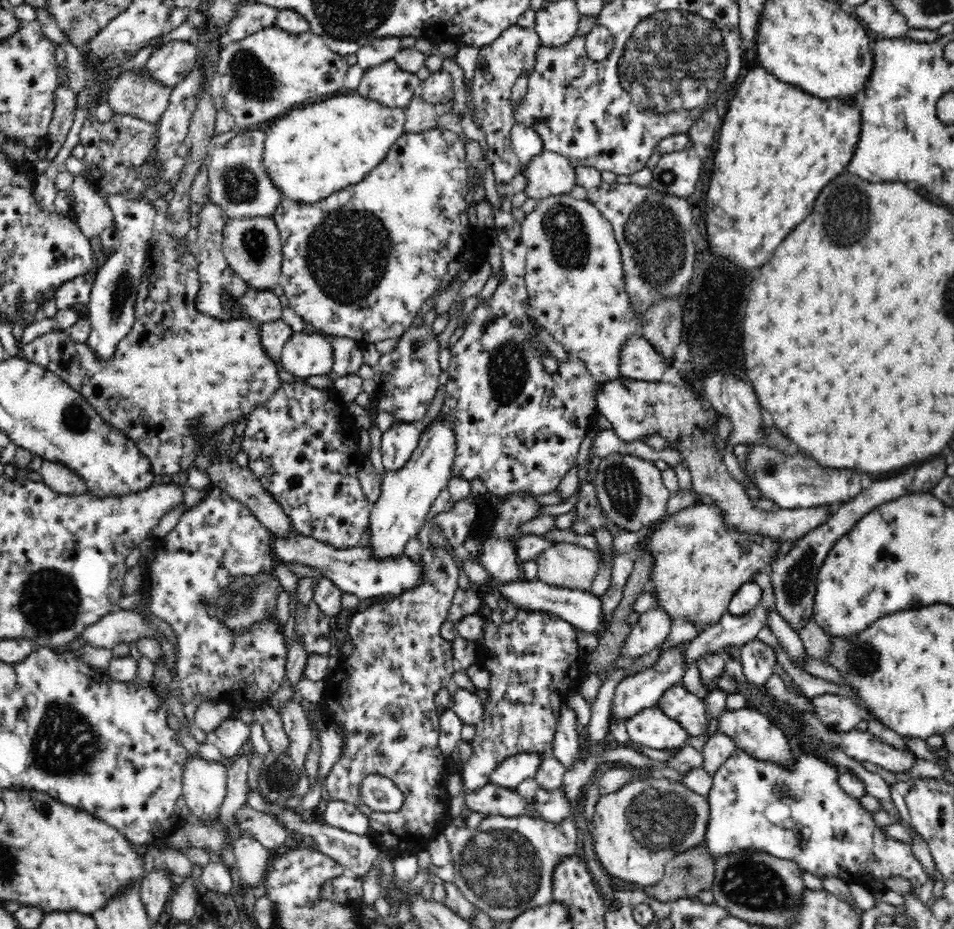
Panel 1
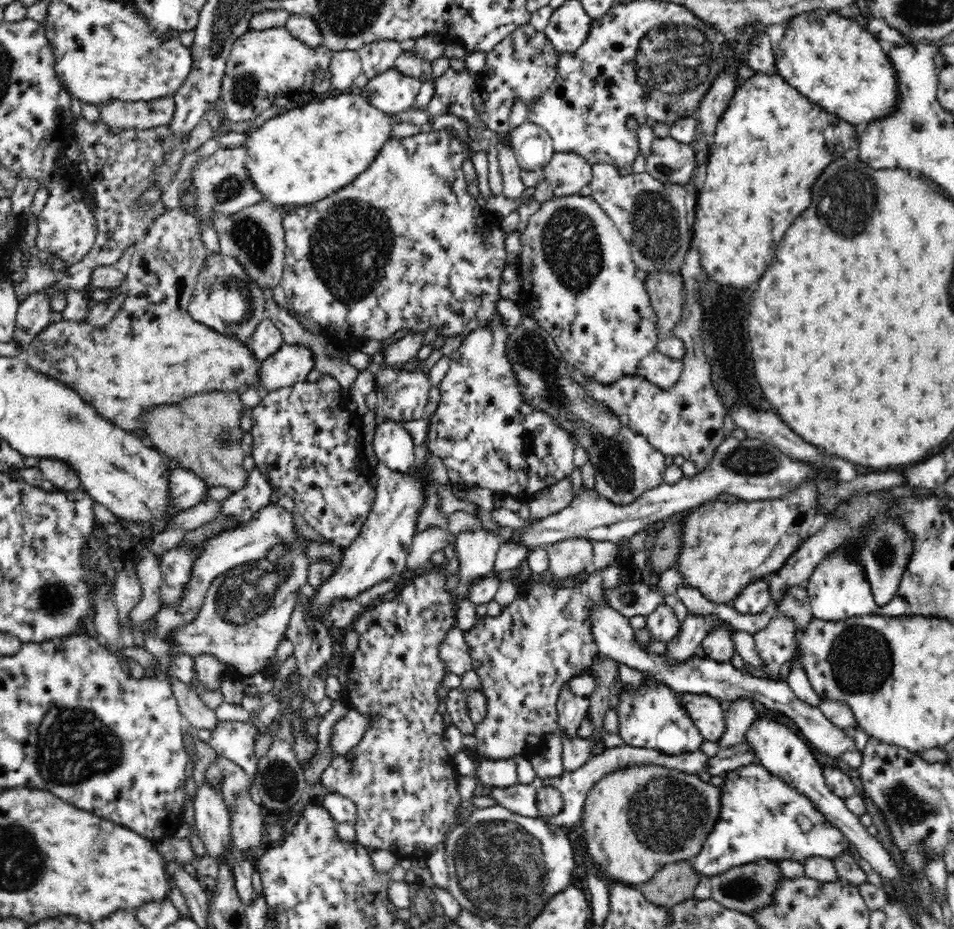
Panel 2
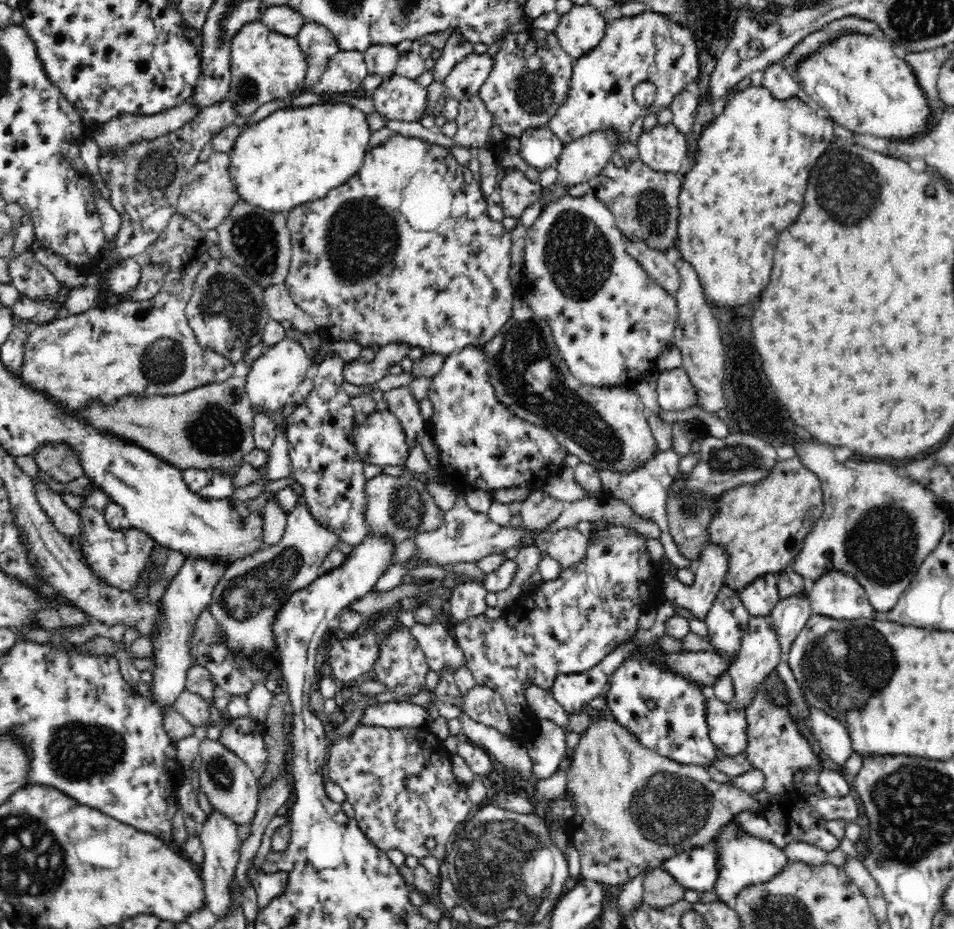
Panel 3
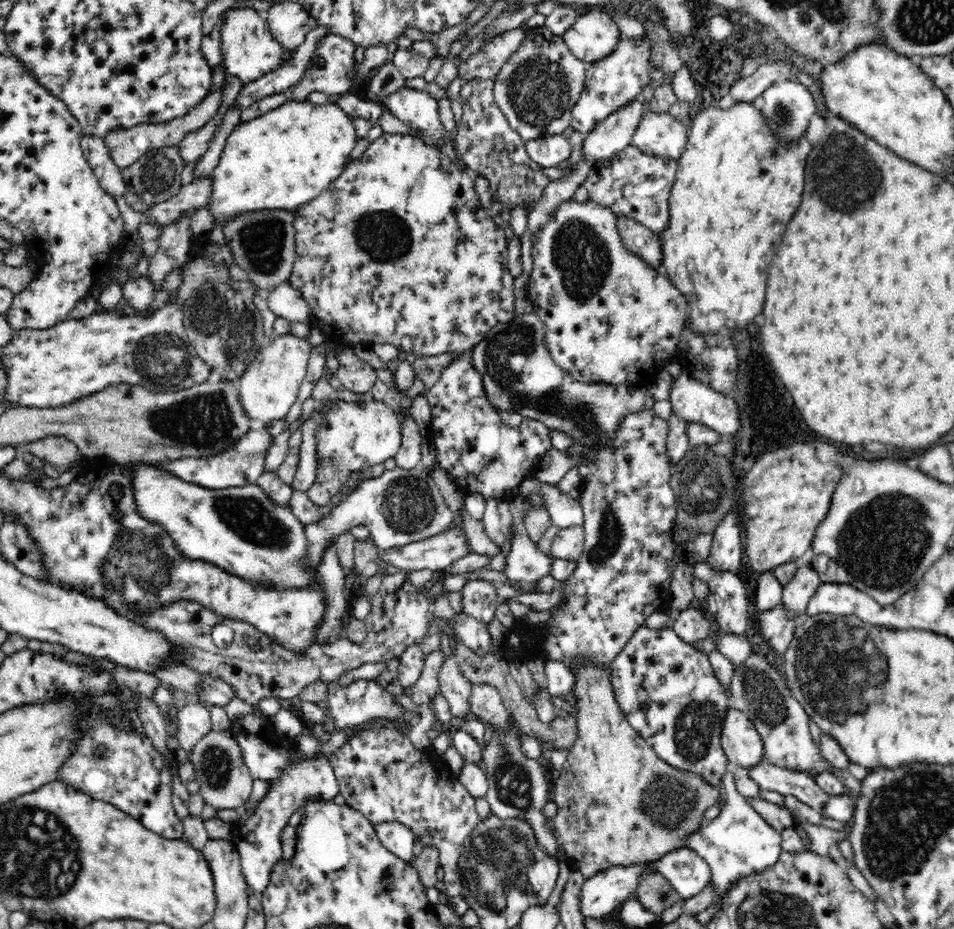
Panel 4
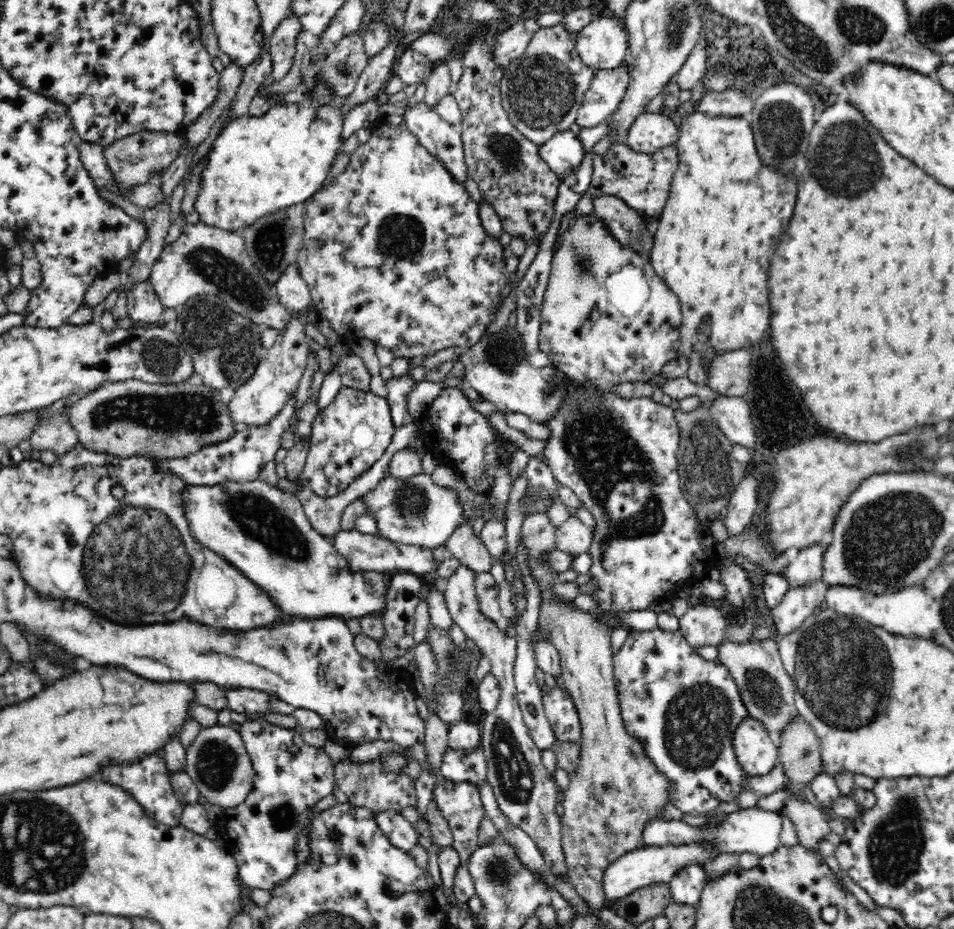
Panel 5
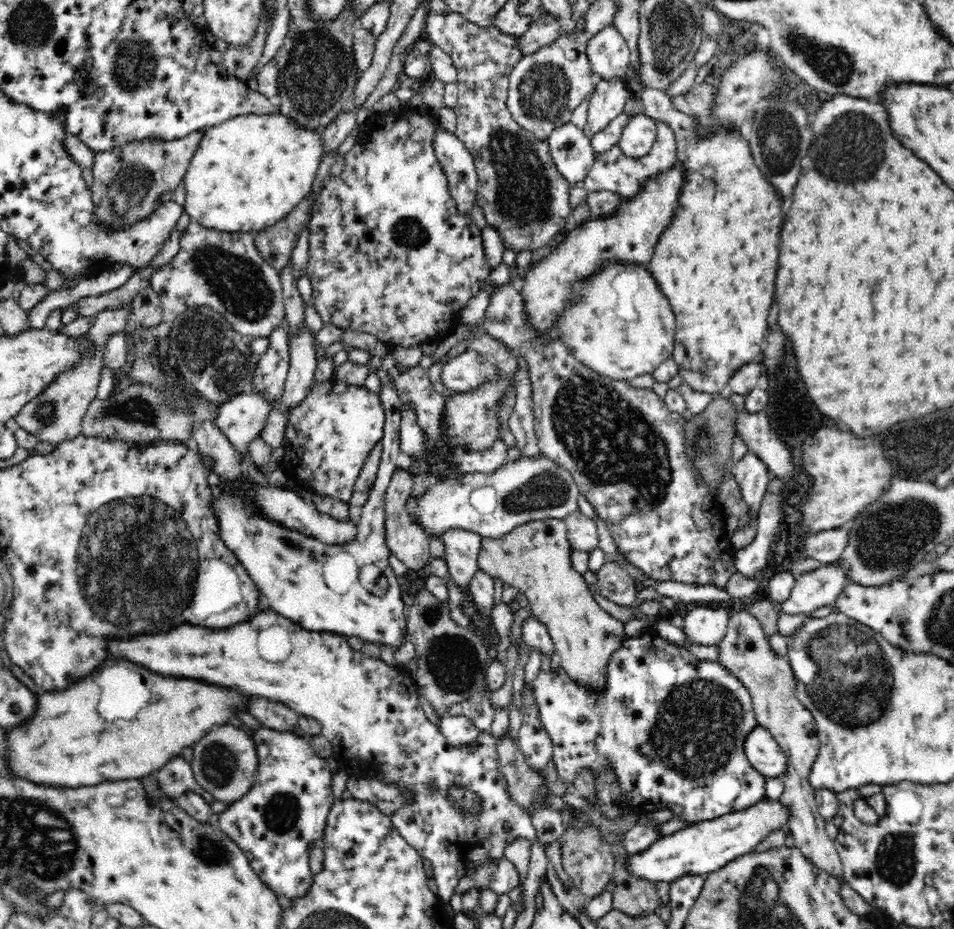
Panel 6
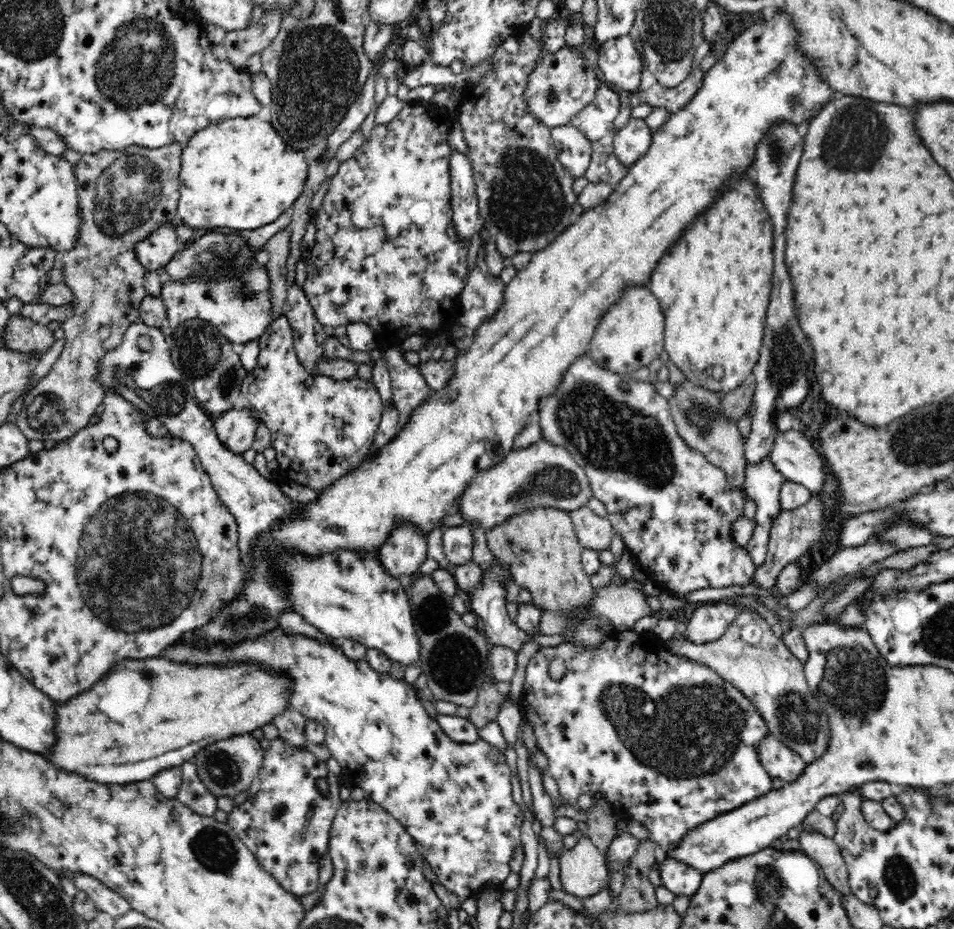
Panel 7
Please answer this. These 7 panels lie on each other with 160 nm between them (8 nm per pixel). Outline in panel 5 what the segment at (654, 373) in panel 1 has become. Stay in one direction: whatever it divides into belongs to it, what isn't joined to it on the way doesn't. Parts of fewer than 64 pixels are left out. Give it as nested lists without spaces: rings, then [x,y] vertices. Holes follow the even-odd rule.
[[[722,396],[716,402],[708,403],[710,413],[714,417],[715,424],[733,444],[756,450],[758,446],[758,431],[752,420],[750,405],[738,397]]]

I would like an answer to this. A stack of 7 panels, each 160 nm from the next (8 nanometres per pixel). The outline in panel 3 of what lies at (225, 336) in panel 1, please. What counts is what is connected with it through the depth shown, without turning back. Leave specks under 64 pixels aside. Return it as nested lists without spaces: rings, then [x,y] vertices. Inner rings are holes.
[[[174,214],[153,243],[152,252],[148,254],[148,262],[168,261],[170,265],[170,274],[158,296],[154,296],[152,300],[131,303],[126,300],[106,302],[86,312],[70,314],[52,323],[32,327],[23,342],[23,364],[18,374],[23,386],[68,409],[83,409],[98,401],[113,403],[116,397],[126,393],[136,396],[175,395],[232,376],[234,365],[196,342],[185,315],[197,274],[210,260],[206,255],[209,241],[205,236],[203,230]]]

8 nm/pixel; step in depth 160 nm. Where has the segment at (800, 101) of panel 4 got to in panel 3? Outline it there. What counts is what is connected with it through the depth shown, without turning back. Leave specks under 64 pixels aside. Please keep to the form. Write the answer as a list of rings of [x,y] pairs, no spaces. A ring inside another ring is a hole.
[[[779,62],[770,64],[766,70],[762,71],[762,88],[770,93],[774,100],[795,100],[803,97],[803,88],[800,82],[796,81],[796,76],[790,75],[780,65]]]

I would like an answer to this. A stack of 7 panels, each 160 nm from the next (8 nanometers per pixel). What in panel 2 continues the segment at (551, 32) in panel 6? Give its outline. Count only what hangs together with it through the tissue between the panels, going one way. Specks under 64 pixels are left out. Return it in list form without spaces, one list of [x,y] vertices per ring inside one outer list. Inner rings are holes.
[[[447,69],[437,78],[435,94],[427,107],[431,117],[456,115],[478,127],[479,131],[487,128],[474,109],[473,93],[477,91],[477,78],[467,69],[461,72]]]

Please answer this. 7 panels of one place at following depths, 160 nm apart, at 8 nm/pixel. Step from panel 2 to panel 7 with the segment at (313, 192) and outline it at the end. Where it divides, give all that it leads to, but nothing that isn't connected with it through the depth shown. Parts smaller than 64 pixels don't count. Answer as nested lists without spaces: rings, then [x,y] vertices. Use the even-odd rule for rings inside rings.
[[[237,117],[210,124],[194,133],[184,143],[179,161],[179,201],[177,221],[190,228],[230,228],[254,230],[275,222],[282,214],[289,213],[300,196],[307,179],[309,165],[304,152],[288,147],[270,122],[254,117]]]

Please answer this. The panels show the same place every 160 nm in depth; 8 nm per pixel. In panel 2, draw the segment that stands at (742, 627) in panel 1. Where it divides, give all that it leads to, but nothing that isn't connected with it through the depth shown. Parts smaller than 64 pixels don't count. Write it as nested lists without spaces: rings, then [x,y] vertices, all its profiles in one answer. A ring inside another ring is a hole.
[[[889,489],[860,491],[845,501],[838,501],[833,511],[828,511],[820,518],[822,523],[815,532],[807,537],[802,546],[785,562],[784,567],[769,580],[773,604],[784,596],[788,588],[806,585],[822,561],[836,557],[843,550],[850,561],[858,562],[862,567],[872,590],[874,603],[879,608],[890,605],[899,594],[916,546],[909,528],[902,521],[902,515],[894,511],[898,502],[900,497],[890,494]]]

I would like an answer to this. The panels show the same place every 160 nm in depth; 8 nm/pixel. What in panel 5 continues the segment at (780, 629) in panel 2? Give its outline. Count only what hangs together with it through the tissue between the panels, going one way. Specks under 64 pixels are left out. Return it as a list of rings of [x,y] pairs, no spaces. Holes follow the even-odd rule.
[[[820,541],[798,551],[798,556],[789,562],[784,574],[791,588],[814,582],[820,578],[820,569],[826,550],[828,550],[828,543]]]

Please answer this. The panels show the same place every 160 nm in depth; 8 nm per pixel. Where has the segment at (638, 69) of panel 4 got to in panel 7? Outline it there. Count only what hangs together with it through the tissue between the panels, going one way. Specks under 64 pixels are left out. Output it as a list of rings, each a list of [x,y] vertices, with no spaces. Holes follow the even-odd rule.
[[[601,83],[593,102],[586,106],[575,118],[572,118],[570,125],[576,127],[591,143],[609,140],[616,131],[614,119],[619,115],[620,106],[621,100],[619,94],[609,85]]]

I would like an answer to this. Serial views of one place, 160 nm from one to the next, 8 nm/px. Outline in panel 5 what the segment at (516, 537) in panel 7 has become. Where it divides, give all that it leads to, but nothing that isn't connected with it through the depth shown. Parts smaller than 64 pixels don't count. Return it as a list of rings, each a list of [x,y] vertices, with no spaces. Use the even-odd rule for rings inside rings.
[[[542,512],[525,515],[520,530],[520,544],[526,548],[526,564],[530,570],[530,577],[534,579],[540,591],[540,609],[538,625],[540,630],[550,638],[560,655],[560,675],[566,688],[577,706],[580,723],[582,723],[582,740],[580,742],[580,766],[576,774],[570,777],[567,790],[561,791],[560,801],[564,810],[561,816],[561,842],[563,862],[567,868],[567,876],[571,880],[575,892],[590,908],[600,908],[605,903],[606,893],[600,886],[604,882],[604,872],[615,860],[626,852],[642,848],[642,829],[647,820],[660,817],[662,808],[670,804],[667,800],[667,780],[655,770],[653,764],[643,756],[642,745],[624,730],[615,687],[615,672],[613,665],[614,648],[612,648],[612,631],[607,624],[603,624],[596,614],[590,614],[578,608],[572,600],[558,600],[552,588],[558,582],[558,573],[553,570],[549,562],[550,552],[556,548],[556,530],[550,520]],[[463,525],[453,532],[445,543],[461,564],[466,564],[472,571],[490,573],[494,559],[488,546],[473,531],[472,525]]]

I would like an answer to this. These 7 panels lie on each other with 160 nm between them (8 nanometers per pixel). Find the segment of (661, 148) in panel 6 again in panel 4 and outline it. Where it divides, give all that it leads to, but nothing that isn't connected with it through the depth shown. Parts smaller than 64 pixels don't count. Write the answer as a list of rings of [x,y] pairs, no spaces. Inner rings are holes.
[[[630,146],[594,162],[583,185],[589,192],[590,200],[607,206],[616,216],[630,216],[658,234],[666,228],[669,220],[668,197],[676,171],[677,161],[672,157],[650,155]]]

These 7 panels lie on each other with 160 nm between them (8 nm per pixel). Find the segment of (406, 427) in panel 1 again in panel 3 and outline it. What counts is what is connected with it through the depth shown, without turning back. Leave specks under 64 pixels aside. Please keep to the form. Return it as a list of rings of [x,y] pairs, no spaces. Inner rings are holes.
[[[386,407],[368,414],[362,424],[354,421],[349,438],[366,464],[399,466],[408,458],[405,430],[398,417]]]

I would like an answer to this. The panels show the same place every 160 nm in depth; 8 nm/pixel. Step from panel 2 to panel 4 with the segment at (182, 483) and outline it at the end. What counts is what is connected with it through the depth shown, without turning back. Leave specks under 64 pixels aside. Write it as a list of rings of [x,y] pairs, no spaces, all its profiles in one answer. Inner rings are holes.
[[[252,423],[249,429],[226,450],[203,457],[182,457],[157,463],[154,467],[184,482],[202,485],[204,488],[221,489],[232,485],[256,484],[266,468],[266,454],[272,446],[272,434],[261,424]]]

